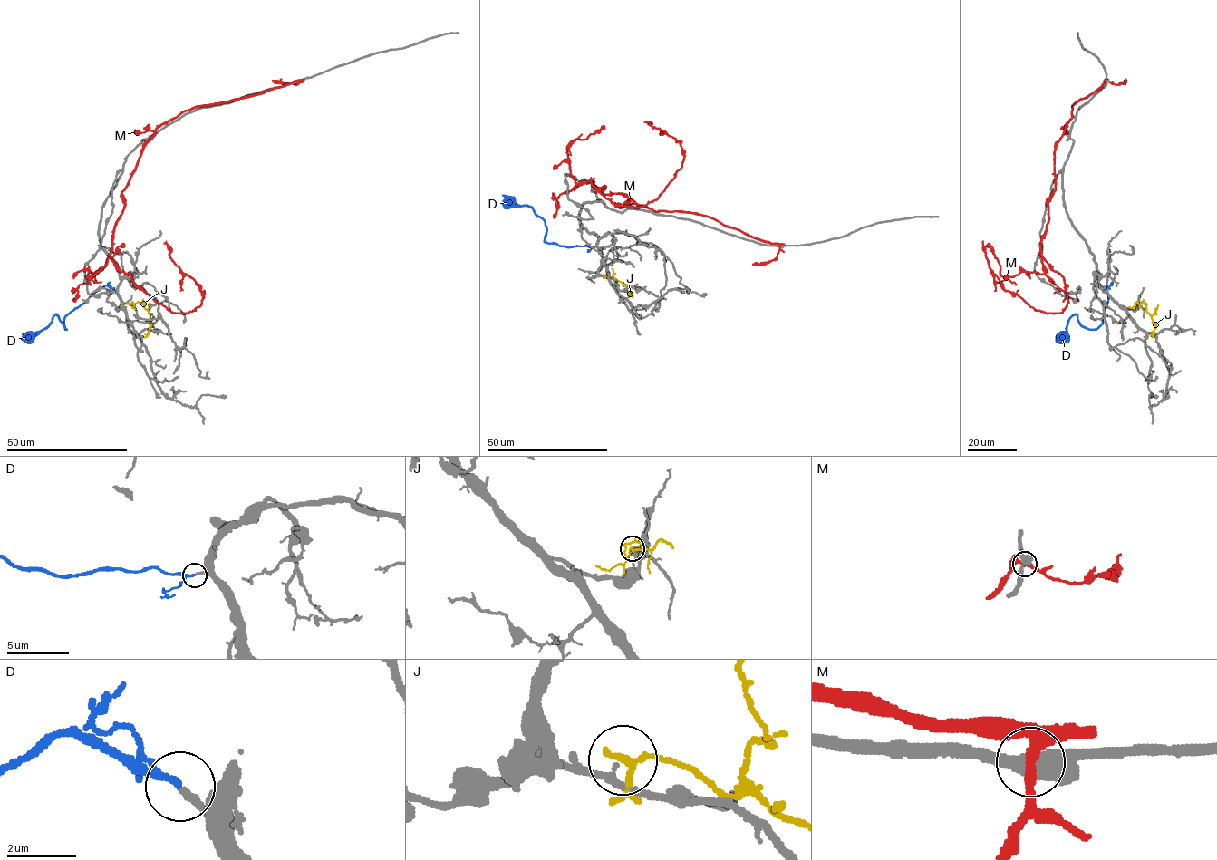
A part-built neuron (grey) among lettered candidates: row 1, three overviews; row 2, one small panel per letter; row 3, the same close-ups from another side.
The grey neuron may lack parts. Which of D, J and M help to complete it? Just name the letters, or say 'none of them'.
D

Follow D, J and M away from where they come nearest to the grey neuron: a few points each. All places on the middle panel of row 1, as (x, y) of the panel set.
D: (594, 246), (547, 243), (545, 241), (546, 226), (543, 219), (531, 207), (509, 202), (502, 195)
J: (603, 275), (629, 286), (630, 294), (622, 289)
M: (779, 246), (590, 181), (600, 193), (644, 206), (681, 167), (680, 142), (646, 122)

